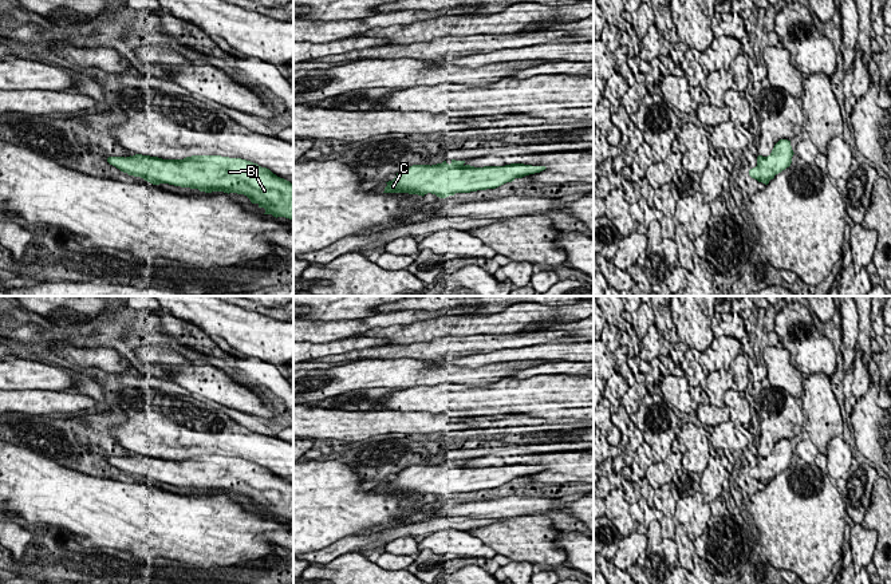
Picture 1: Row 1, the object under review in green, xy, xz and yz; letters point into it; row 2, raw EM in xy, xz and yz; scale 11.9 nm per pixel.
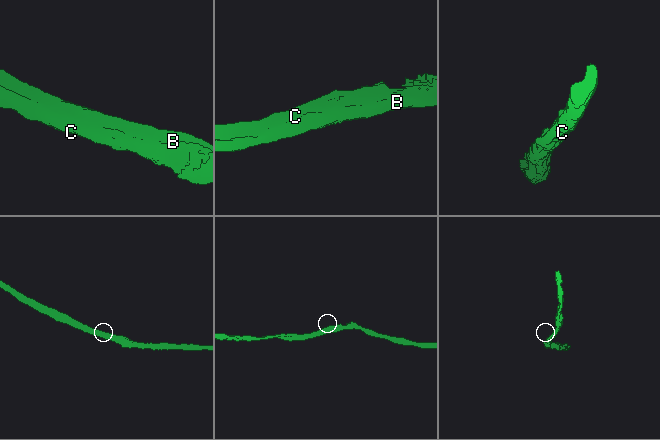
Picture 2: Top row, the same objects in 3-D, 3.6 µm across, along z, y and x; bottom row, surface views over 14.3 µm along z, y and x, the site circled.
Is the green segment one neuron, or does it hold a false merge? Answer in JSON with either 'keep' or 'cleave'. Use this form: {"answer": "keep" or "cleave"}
{"answer": "keep"}

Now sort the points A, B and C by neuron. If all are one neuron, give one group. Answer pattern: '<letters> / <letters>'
A B C

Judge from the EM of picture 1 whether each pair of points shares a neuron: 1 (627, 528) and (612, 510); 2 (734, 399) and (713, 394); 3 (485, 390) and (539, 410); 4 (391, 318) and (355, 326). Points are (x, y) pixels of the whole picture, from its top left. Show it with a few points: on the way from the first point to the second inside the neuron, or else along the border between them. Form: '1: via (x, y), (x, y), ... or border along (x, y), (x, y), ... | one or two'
1: via (625, 524), (617, 515) | one
2: border along (728, 389), (724, 394), (724, 405) | two
3: via (499, 393), (524, 393), (528, 397) | one
4: via (382, 320), (365, 324) | one

